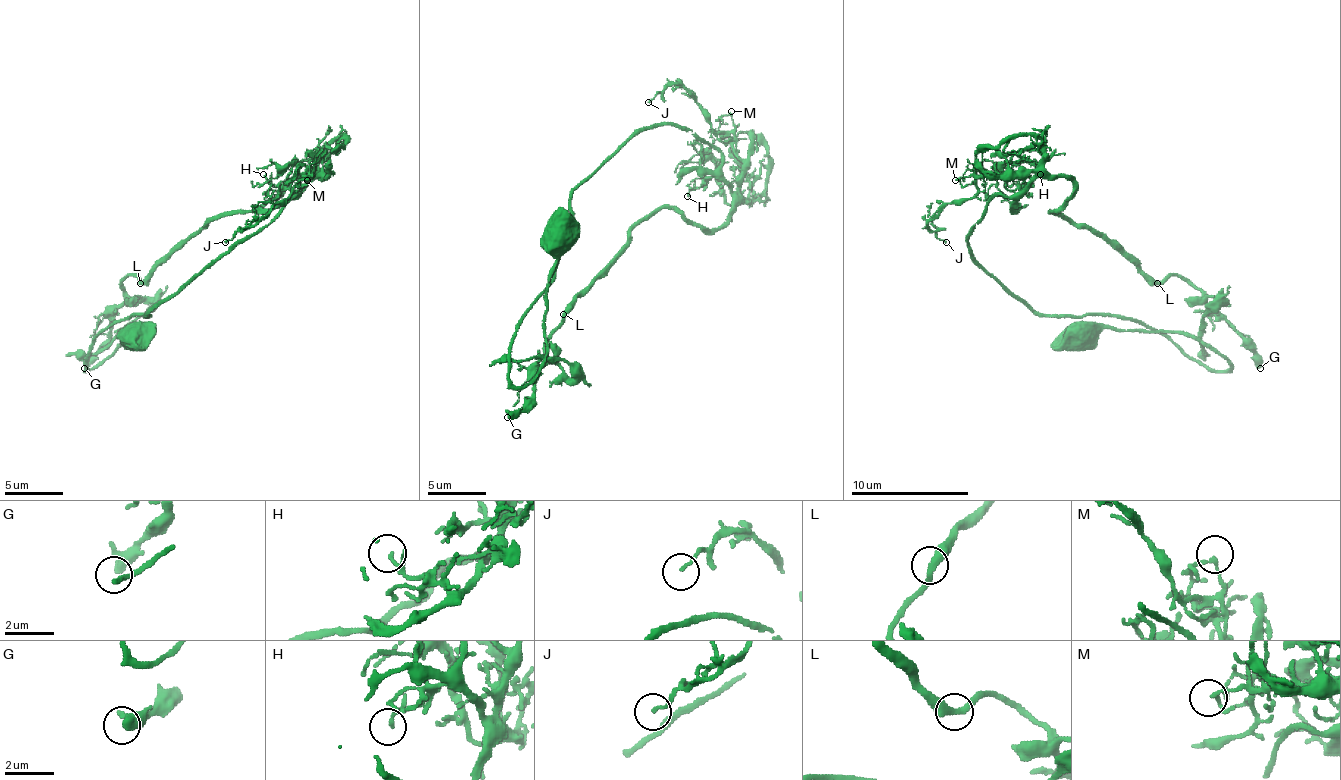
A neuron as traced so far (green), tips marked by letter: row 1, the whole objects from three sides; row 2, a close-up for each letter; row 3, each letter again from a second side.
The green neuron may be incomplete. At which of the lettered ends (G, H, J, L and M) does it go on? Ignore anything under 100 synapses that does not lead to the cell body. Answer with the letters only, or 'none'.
none

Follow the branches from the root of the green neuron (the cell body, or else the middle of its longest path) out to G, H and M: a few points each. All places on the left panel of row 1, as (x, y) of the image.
G: (222, 257), (122, 336), (151, 304), (128, 298), (110, 321), (107, 342), (84, 368)
H: (222, 257), (240, 242), (263, 230), (298, 195), (289, 186), (275, 186), (263, 174)
M: (222, 257), (240, 242), (263, 230), (295, 195), (319, 177), (313, 174), (307, 180)

